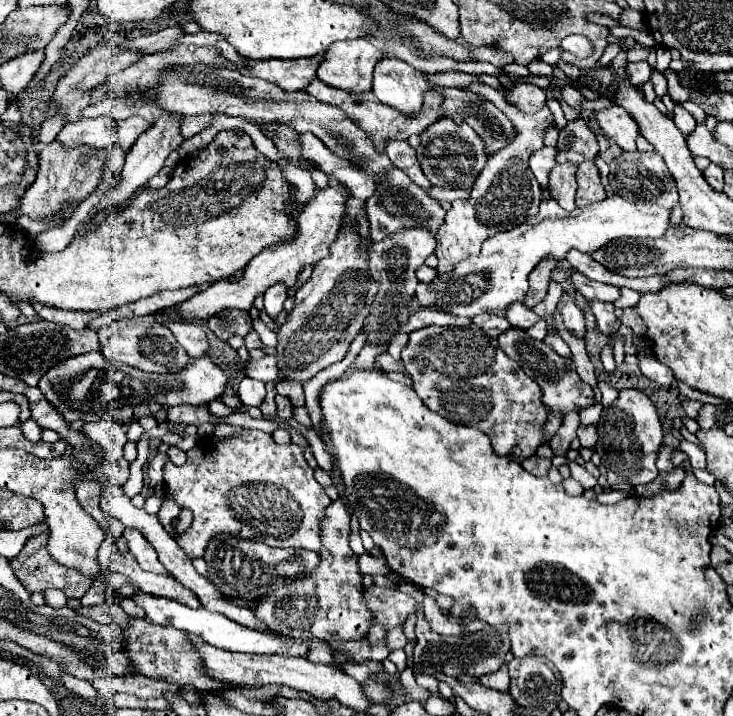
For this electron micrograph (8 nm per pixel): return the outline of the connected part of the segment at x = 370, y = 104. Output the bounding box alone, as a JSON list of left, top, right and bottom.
[306,78,444,152]

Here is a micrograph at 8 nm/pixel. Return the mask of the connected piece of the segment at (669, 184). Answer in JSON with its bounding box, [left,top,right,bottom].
[608,152,678,208]

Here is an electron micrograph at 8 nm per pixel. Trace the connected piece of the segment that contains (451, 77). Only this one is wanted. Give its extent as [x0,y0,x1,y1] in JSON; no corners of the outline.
[426,70,478,88]

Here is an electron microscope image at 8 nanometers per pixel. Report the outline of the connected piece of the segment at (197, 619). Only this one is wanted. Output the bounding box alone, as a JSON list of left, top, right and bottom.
[134,592,308,656]

